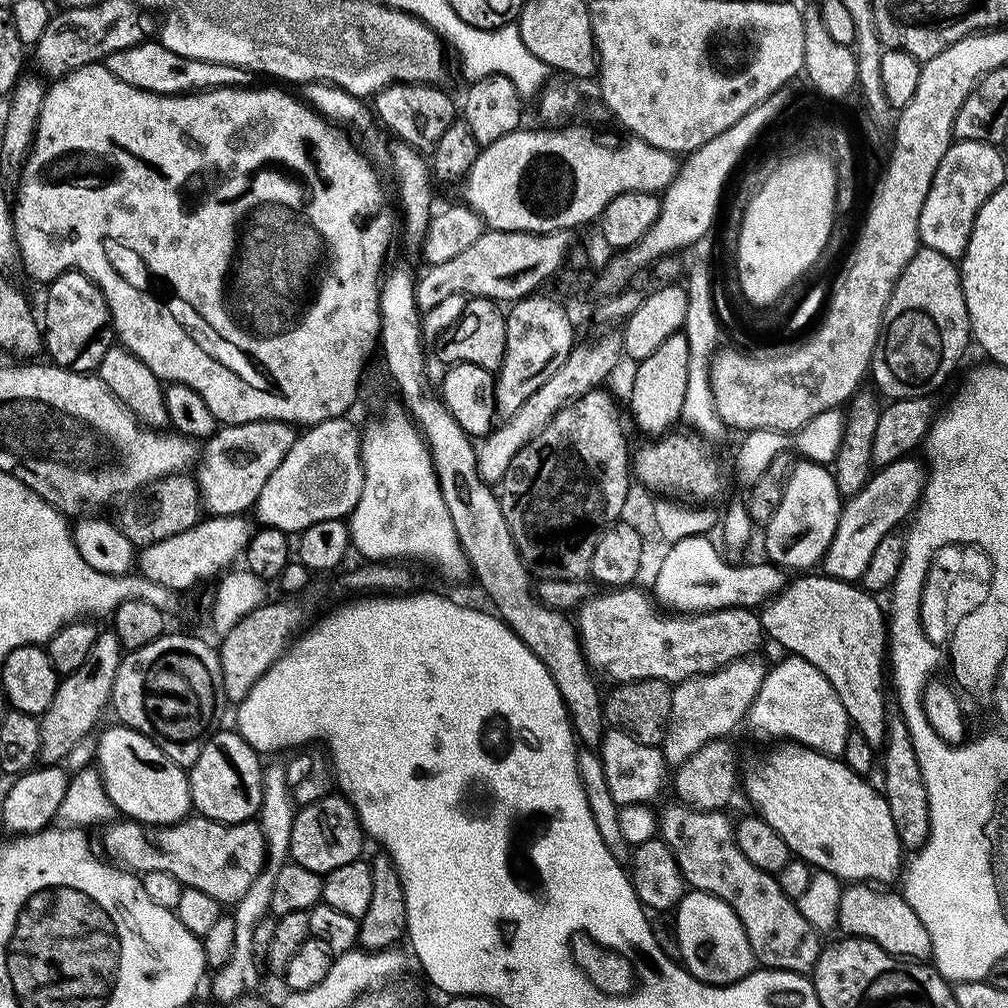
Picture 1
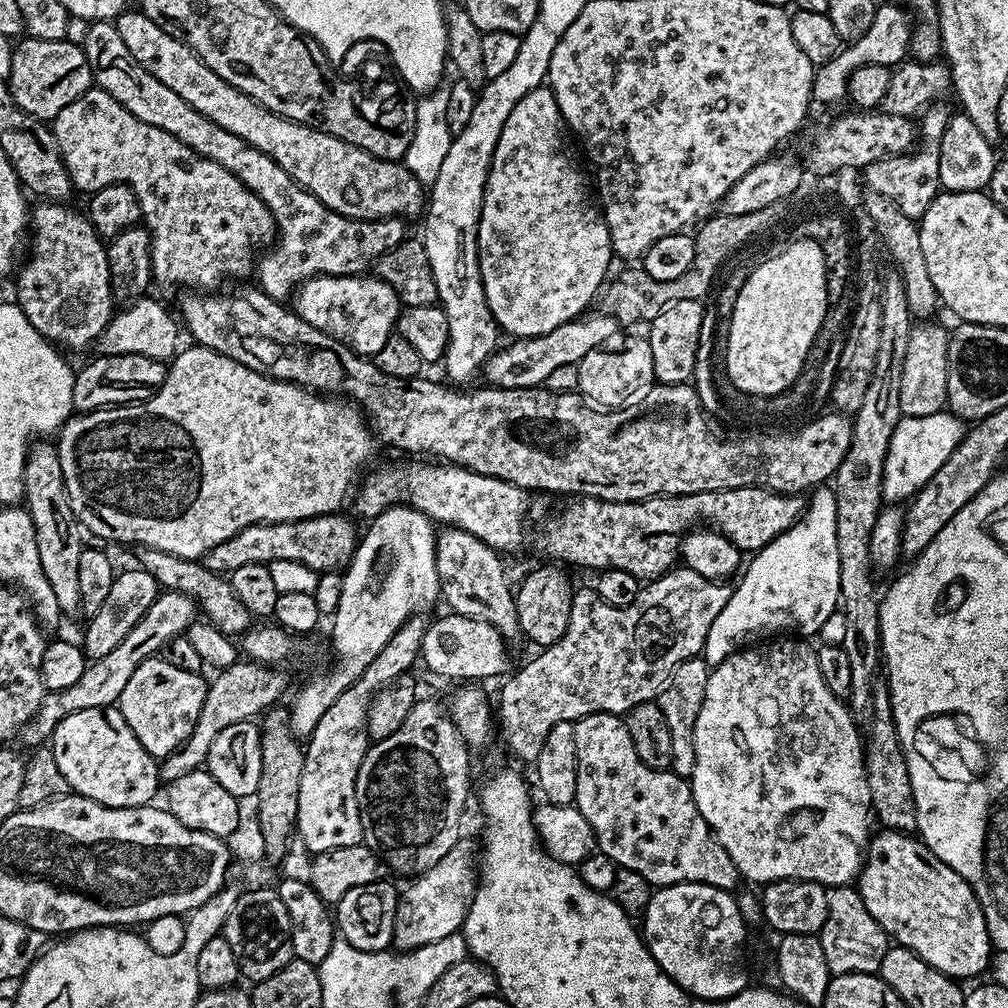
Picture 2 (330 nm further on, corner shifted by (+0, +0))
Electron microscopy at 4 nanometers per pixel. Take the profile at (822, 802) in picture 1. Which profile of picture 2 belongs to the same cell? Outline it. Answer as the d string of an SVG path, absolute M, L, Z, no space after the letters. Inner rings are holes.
M880 830L868 841L866 863L858 877L858 891L866 910L899 947L917 952L926 963L953 978L976 976L989 967L994 945L982 906L973 894L972 887L946 862L942 862L926 847L924 841L907 832Z

